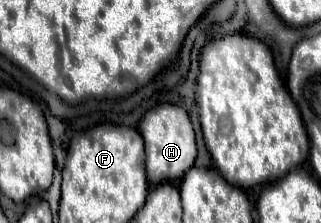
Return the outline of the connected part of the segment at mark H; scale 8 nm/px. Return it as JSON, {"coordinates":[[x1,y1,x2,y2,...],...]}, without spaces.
{"coordinates":[[164,103,150,109,140,123,140,133,146,145,146,175,152,185,176,181,194,165,196,137,188,113,182,107]]}

